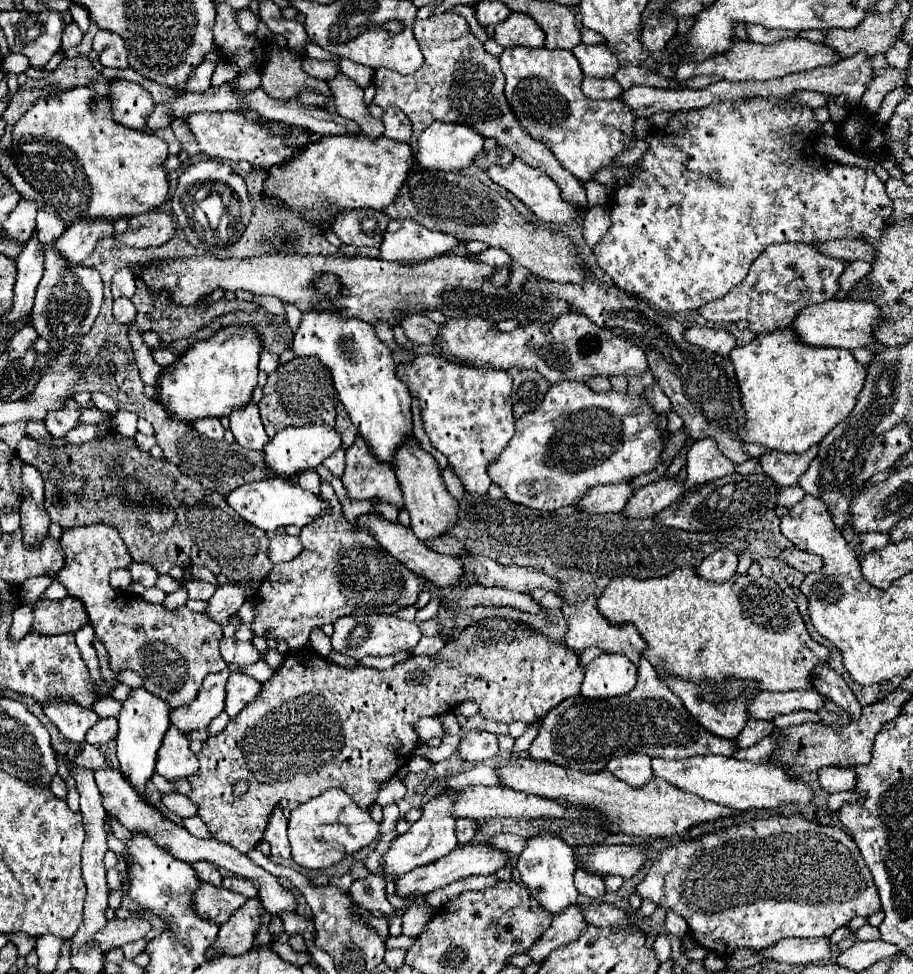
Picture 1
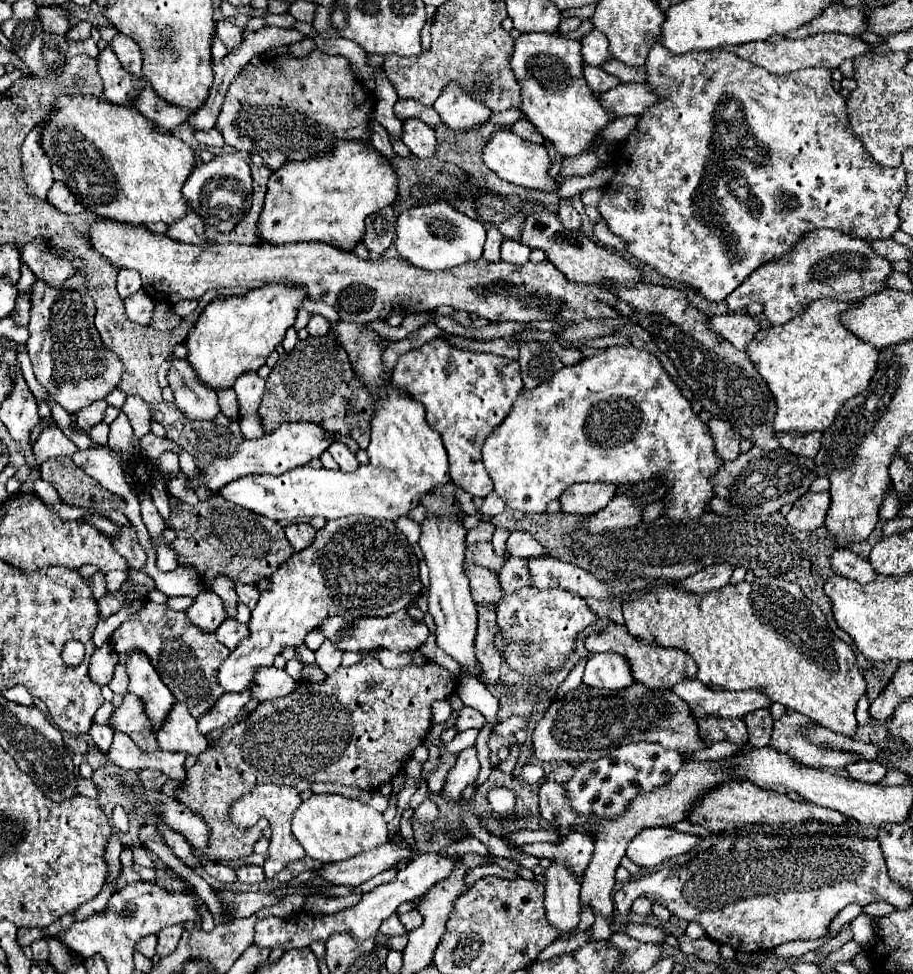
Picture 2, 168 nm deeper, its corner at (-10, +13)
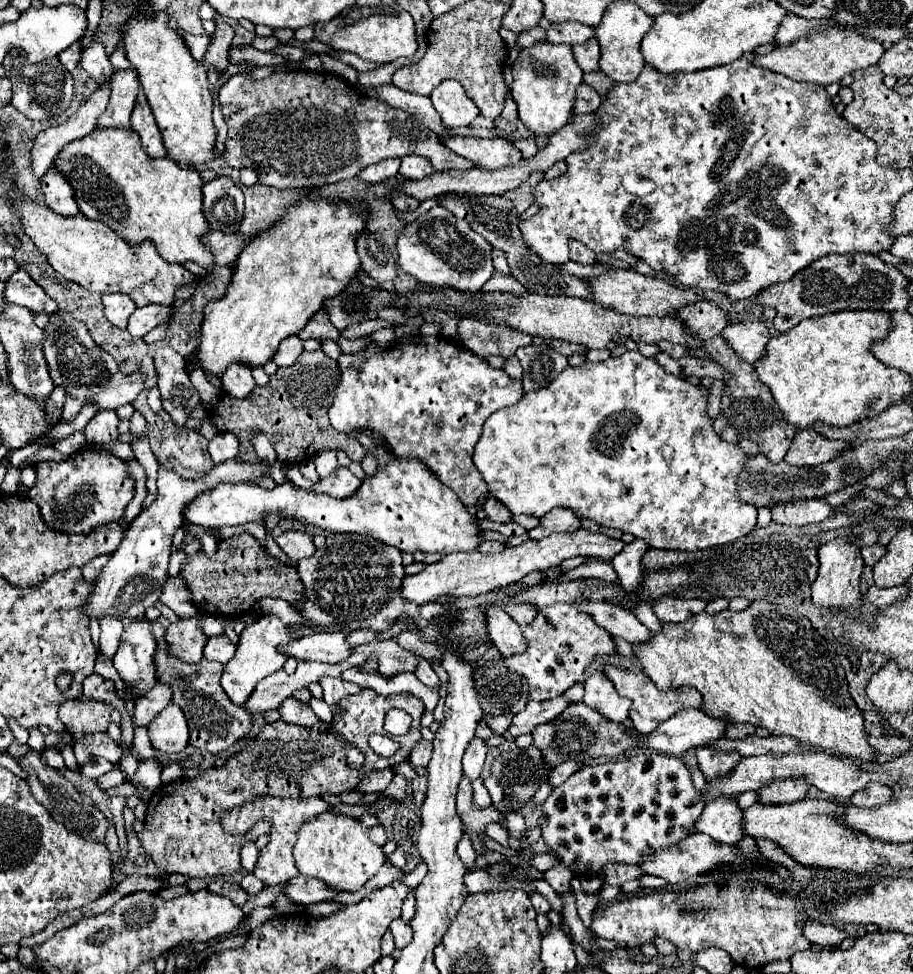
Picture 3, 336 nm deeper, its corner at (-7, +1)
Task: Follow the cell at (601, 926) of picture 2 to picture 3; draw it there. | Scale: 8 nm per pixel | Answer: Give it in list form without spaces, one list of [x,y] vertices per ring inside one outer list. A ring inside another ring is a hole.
[[[603,885],[601,887],[601,893],[599,893],[599,905],[607,905],[611,899],[615,899],[619,895],[619,887],[613,887],[613,885]]]

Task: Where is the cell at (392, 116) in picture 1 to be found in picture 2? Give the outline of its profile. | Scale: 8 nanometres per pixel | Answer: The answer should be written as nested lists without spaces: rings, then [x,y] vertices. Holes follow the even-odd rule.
[[[404,119],[402,141],[408,145],[410,153],[418,159],[426,159],[436,153],[434,129],[420,119]]]

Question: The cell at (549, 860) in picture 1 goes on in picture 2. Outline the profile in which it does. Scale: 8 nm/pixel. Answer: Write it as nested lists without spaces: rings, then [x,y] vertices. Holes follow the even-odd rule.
[[[552,861],[546,869],[546,921],[558,935],[572,935],[580,923],[580,883],[562,863]]]

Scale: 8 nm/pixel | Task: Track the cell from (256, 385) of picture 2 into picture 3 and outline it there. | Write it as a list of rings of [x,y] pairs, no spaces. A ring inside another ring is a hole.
[[[233,363],[231,367],[227,367],[227,371],[221,377],[221,383],[223,391],[237,399],[247,399],[247,395],[251,395],[251,391],[255,391],[257,387],[257,383],[251,377],[251,367],[241,363]]]

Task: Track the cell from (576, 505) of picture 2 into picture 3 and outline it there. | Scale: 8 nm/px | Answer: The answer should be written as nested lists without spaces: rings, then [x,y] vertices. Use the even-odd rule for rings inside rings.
[[[557,507],[557,509],[553,509],[541,517],[539,527],[531,529],[529,537],[531,539],[543,539],[543,537],[549,537],[551,533],[563,533],[563,531],[573,533],[579,527],[581,527],[581,519],[575,513],[571,513],[571,509]]]

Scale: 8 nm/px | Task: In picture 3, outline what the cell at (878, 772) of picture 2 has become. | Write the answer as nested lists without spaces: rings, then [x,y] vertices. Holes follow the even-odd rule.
[[[869,783],[863,791],[857,791],[851,797],[851,803],[859,807],[875,807],[875,805],[885,805],[893,799],[893,791],[889,787],[883,787],[883,783]]]

